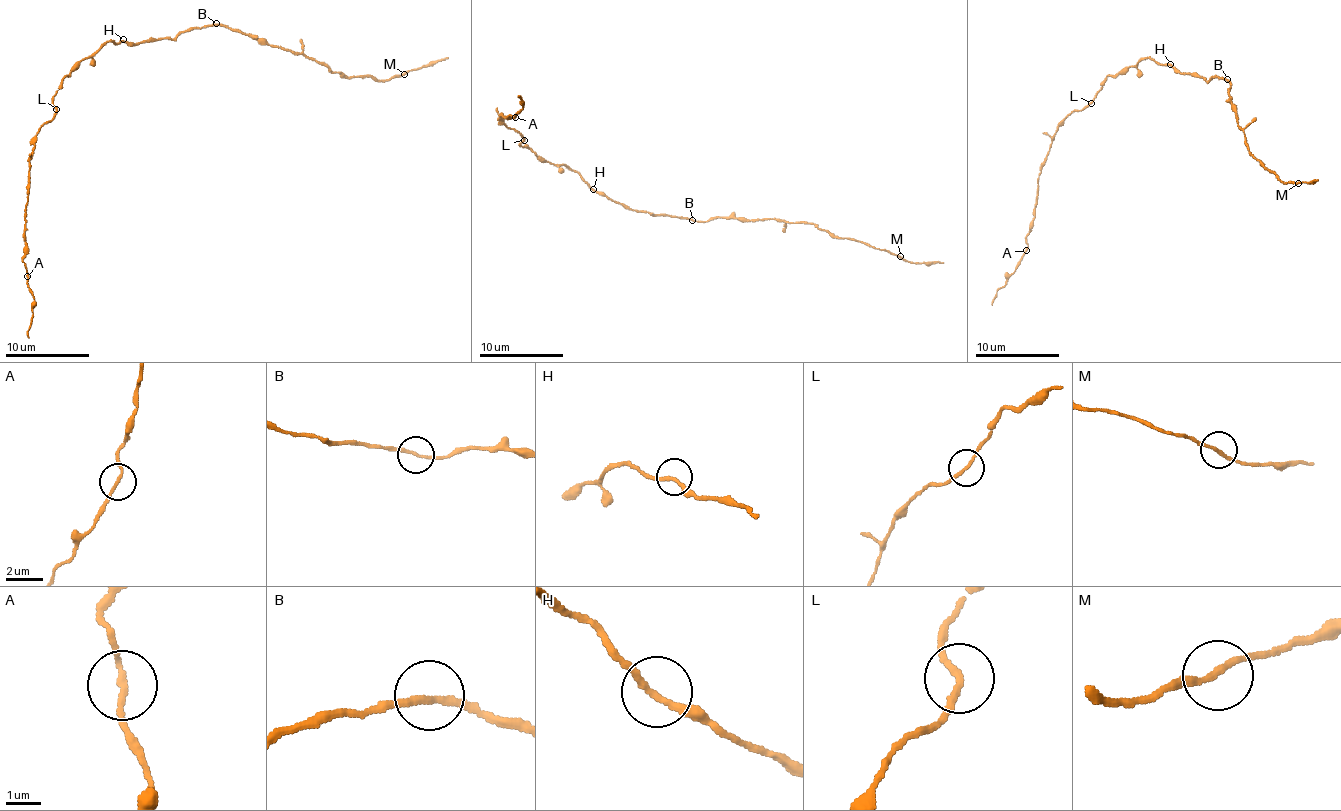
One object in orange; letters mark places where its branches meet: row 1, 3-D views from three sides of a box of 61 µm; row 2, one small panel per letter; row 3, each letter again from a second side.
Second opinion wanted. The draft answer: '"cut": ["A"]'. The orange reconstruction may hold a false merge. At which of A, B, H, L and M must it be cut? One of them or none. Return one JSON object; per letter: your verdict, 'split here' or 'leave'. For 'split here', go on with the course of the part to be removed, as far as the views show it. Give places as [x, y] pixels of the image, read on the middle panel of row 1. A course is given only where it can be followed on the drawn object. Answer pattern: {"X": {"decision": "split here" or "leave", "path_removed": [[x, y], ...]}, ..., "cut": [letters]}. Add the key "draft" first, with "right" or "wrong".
{"draft": "wrong", "A": {"decision": "leave"}, "B": {"decision": "leave"}, "H": {"decision": "leave"}, "L": {"decision": "leave"}, "M": {"decision": "leave"}, "cut": []}

